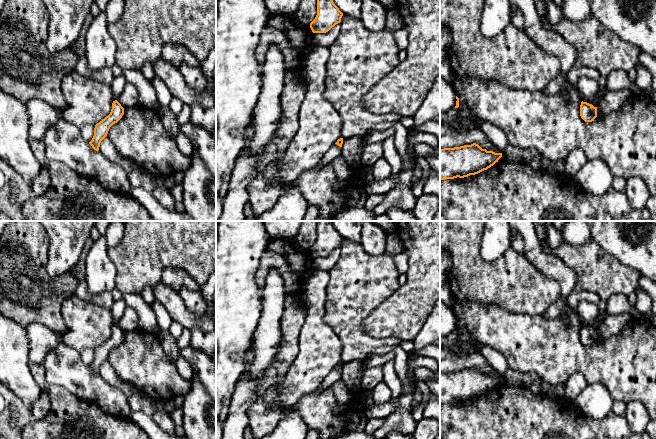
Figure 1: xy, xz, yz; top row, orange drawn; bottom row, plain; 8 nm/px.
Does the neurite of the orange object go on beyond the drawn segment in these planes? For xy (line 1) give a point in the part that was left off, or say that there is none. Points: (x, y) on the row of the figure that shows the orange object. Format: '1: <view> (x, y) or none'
1: none

